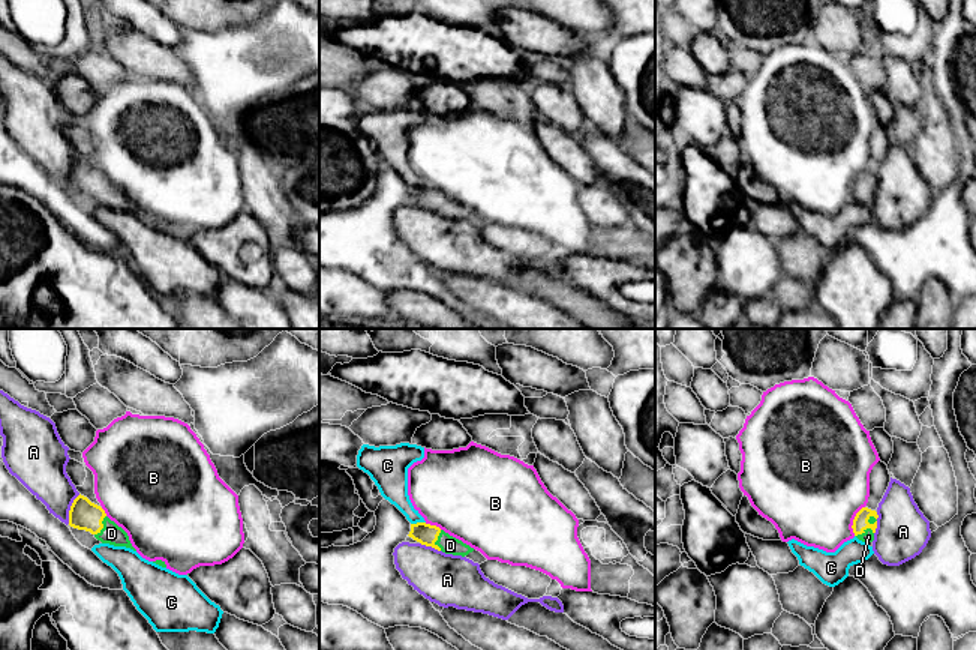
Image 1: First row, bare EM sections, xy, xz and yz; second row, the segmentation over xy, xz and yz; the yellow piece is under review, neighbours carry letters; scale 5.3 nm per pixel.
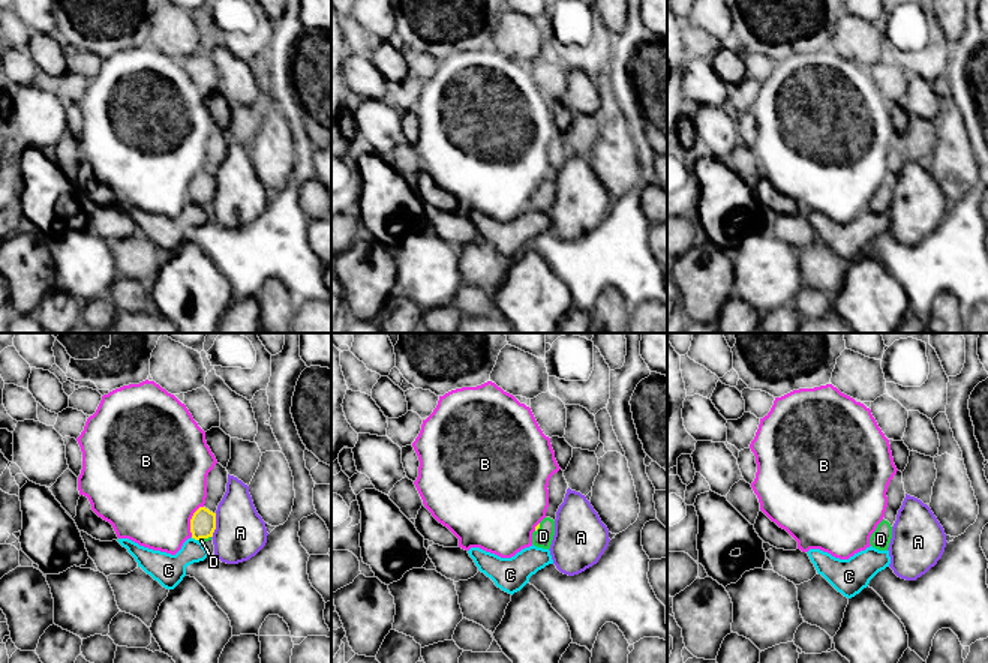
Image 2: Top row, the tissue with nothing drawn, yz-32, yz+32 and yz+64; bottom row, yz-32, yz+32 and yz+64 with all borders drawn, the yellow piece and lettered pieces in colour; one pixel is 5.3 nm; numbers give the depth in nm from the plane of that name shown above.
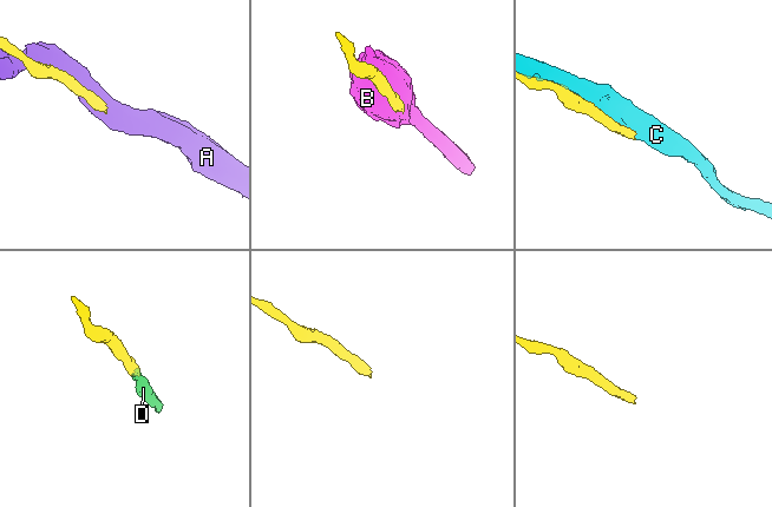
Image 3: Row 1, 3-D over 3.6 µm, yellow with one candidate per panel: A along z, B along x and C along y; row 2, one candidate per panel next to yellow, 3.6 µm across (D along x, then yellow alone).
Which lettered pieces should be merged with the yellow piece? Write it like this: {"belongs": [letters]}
{"belongs": ["D"]}

